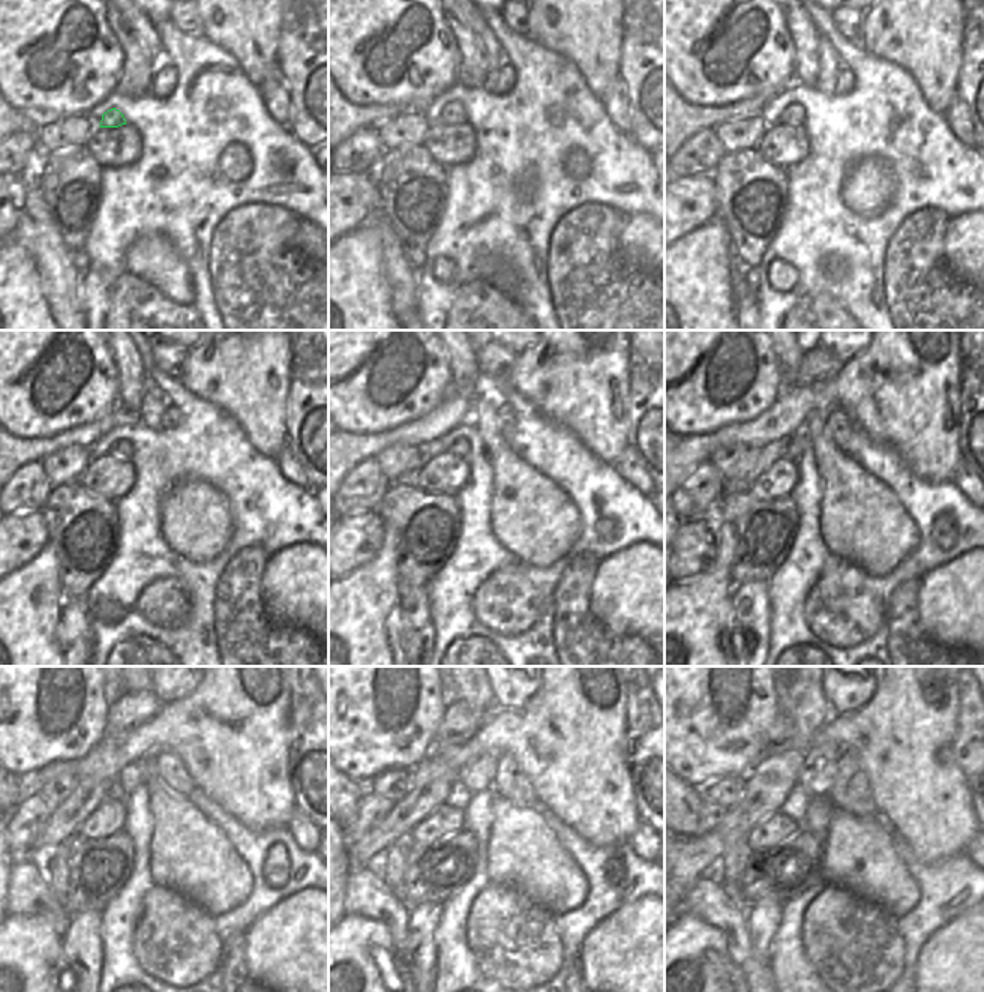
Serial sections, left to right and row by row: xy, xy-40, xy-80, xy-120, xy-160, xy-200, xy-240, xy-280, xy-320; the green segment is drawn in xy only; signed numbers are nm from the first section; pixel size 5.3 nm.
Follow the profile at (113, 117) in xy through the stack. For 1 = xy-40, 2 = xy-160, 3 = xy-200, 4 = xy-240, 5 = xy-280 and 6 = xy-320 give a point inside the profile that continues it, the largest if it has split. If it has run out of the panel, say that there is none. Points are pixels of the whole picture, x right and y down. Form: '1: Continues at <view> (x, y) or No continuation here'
1: Continues at xy-40 (453, 113)
2: Continues at xy-160 (459, 447)
3: Continues at xy-200 (798, 441)
4: Continues at xy-240 (134, 775)
5: Continues at xy-280 (479, 775)
6: Continues at xy-320 (816, 773).

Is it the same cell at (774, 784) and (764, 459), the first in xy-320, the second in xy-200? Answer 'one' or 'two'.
one

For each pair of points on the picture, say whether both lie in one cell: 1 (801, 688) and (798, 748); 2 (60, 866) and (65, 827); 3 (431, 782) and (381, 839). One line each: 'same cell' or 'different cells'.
1: same cell
2: different cells
3: same cell

